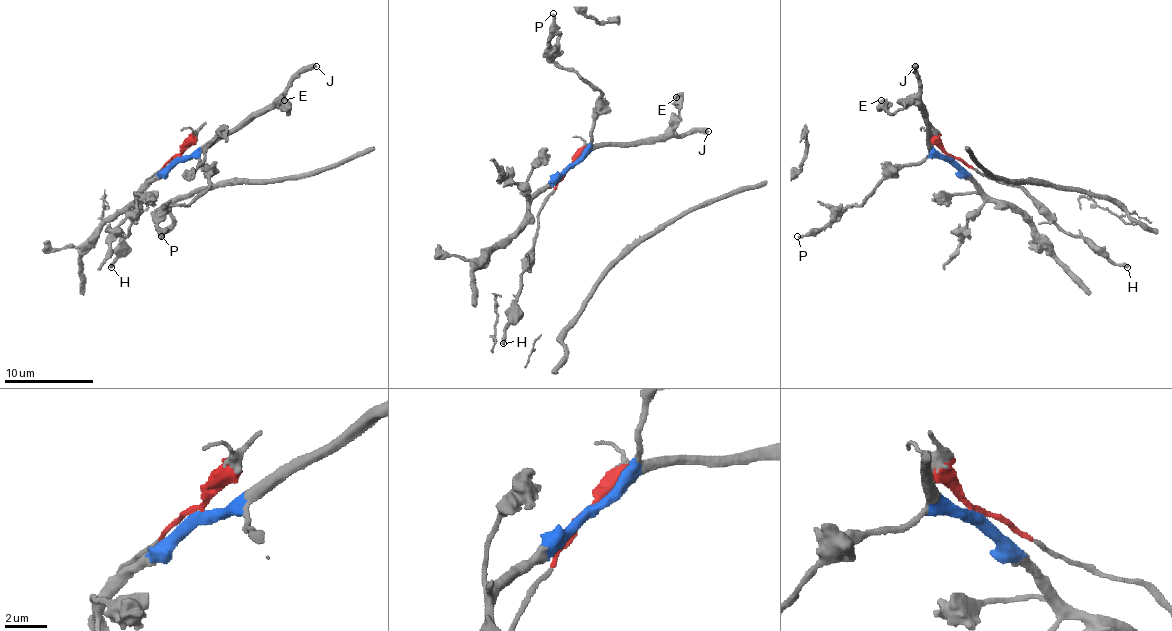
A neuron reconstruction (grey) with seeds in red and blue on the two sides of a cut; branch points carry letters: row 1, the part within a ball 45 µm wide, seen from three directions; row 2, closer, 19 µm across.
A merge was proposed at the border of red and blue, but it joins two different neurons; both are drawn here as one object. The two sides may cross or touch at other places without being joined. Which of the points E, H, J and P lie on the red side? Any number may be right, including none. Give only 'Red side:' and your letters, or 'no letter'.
Red side: H

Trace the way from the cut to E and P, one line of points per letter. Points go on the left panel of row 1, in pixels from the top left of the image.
E: (177, 157), (190, 157), (208, 143), (239, 130), (275, 103), (283, 103), (288, 112), (283, 99)
P: (177, 157), (195, 157), (208, 179), (208, 188), (186, 206), (170, 206), (161, 210), (157, 225), (161, 237)

